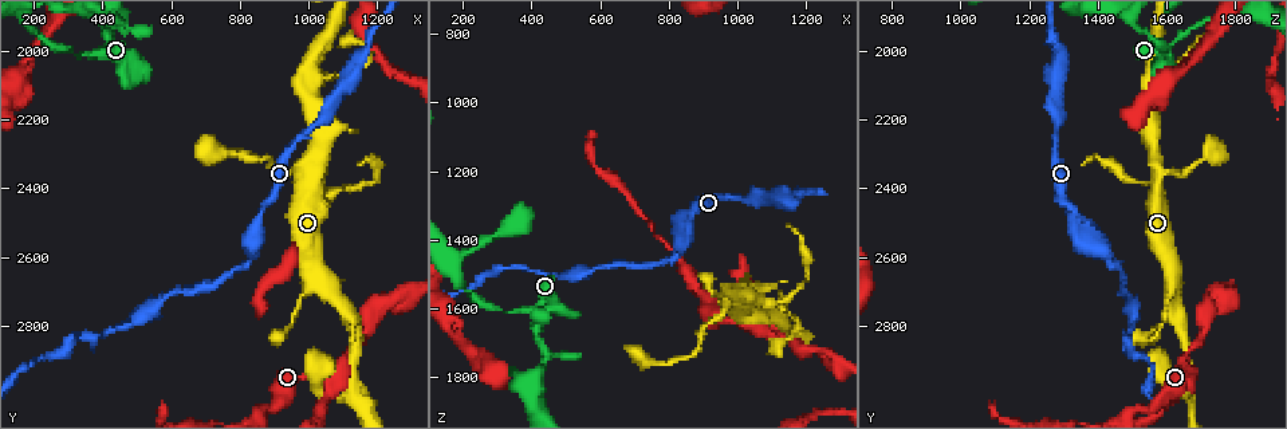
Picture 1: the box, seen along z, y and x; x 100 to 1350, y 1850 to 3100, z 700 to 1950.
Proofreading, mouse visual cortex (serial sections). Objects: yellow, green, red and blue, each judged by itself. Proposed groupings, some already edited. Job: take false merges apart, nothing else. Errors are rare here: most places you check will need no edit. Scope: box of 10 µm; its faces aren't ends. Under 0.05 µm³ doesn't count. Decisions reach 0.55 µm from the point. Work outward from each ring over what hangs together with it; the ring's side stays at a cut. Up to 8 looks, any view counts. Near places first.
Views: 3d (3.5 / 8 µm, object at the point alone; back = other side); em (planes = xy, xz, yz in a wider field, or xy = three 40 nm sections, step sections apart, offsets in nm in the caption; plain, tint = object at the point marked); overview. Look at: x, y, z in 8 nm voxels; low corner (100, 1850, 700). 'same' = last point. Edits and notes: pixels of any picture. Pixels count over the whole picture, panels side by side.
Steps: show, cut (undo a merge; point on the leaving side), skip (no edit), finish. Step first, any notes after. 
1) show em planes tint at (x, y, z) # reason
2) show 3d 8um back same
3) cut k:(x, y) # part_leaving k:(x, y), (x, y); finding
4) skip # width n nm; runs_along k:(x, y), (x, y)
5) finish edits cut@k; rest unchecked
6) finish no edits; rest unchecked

show em xy step 2 tint at (1070, 2940, 1650)

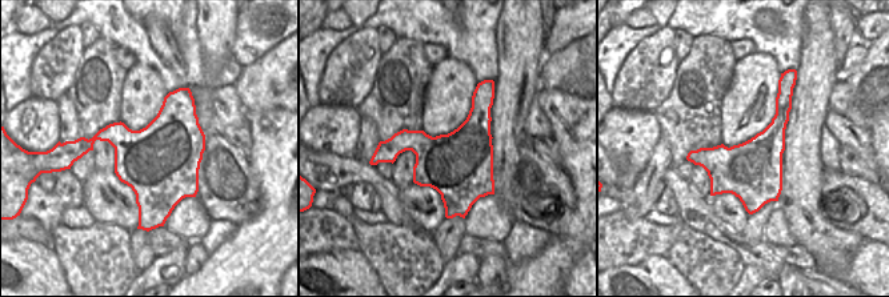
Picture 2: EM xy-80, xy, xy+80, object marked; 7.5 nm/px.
show 3d 3.5um same

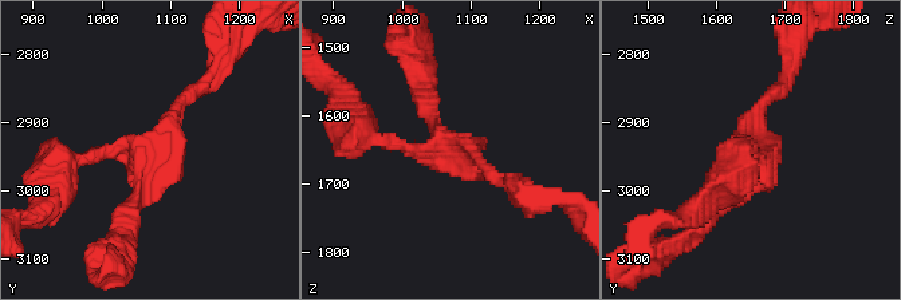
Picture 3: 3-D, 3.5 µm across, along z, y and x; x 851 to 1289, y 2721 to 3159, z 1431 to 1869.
skip # width 500 nm; runs_along 3:(75, 157), (153, 157), (195, 91); one cell here

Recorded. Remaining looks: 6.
show 3d 3.5um at (1040, 2260, 1560) # branch point

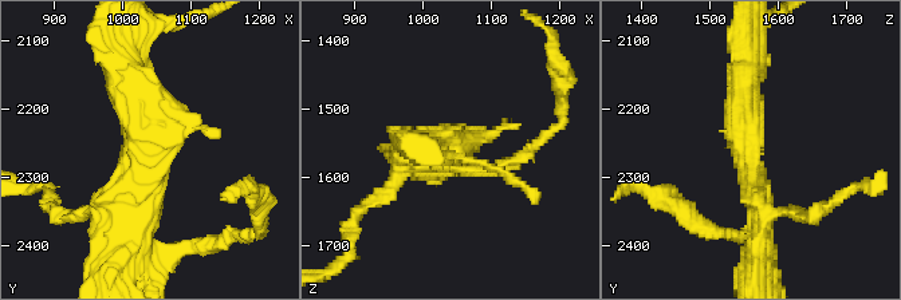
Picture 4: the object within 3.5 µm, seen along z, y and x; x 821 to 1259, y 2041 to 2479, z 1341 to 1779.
show em xy step 1 tint at (1030, 2255, 1550)

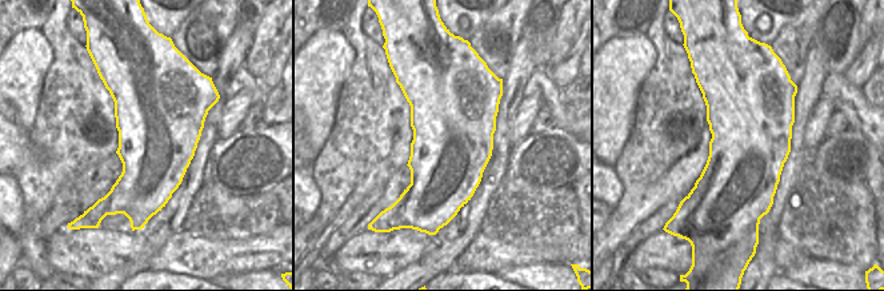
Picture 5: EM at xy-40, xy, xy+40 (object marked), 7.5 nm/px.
skip # runs_along 4:(759, 232), (742, 142), (748, 64); continuous, no second cell

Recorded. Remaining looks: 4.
show 3d 3.5um at (320, 2010, 1610) # narrows sharply

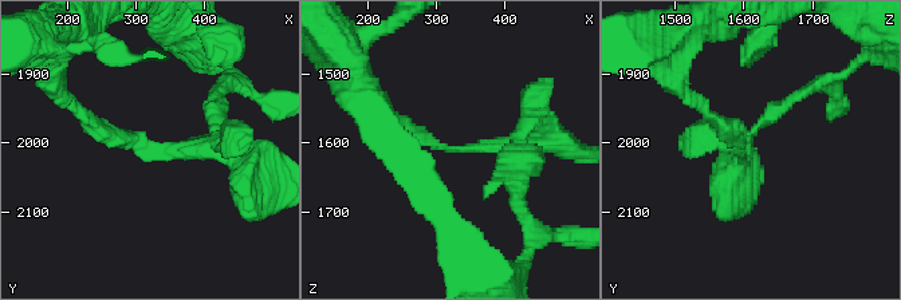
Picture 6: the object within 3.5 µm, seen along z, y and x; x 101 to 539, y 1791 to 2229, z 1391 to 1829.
show em xy step 1 tint at (315, 2015, 1610)

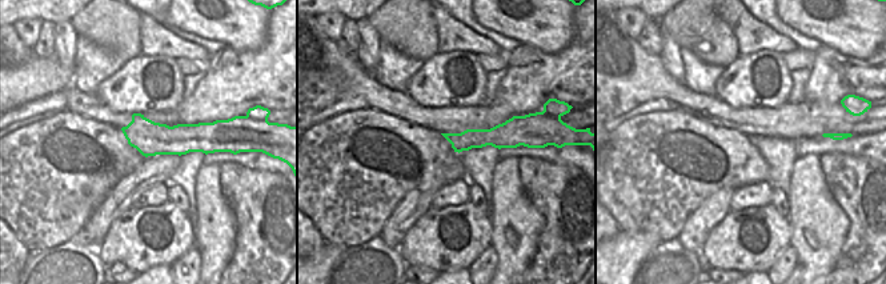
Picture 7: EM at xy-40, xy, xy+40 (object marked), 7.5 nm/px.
skip # runs_along 7:(125, 130), (147, 136), (217, 134); all the same cell

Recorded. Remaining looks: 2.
finish no edits; rest unchecked

